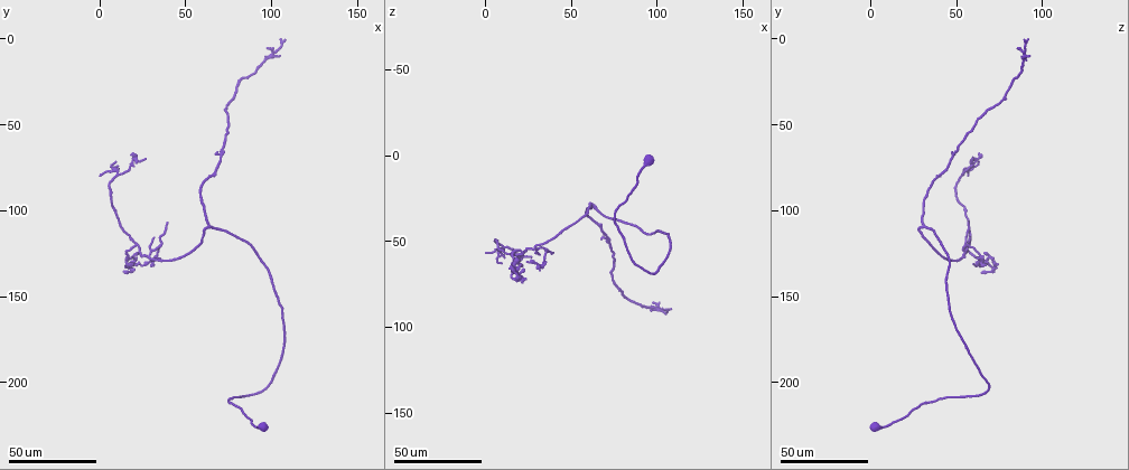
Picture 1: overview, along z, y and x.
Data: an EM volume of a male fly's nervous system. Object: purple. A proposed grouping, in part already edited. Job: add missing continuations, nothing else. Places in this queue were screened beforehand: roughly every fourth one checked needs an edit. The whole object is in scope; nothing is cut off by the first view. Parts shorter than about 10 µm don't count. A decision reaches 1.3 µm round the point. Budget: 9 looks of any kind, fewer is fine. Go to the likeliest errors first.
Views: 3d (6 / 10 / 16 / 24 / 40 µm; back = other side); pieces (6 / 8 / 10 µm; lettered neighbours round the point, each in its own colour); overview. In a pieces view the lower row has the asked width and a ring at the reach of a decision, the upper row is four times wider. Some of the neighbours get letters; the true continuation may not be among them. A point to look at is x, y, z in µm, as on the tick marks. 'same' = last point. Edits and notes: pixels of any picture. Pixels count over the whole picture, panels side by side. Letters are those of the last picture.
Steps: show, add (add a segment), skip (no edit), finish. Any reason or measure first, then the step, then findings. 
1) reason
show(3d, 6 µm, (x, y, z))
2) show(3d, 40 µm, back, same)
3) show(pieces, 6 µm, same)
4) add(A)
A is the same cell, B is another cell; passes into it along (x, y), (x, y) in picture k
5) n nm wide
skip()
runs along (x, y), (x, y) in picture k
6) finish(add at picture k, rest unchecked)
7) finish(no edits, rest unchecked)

an open end
show(3d, 24 µm, (107, 2, 88))

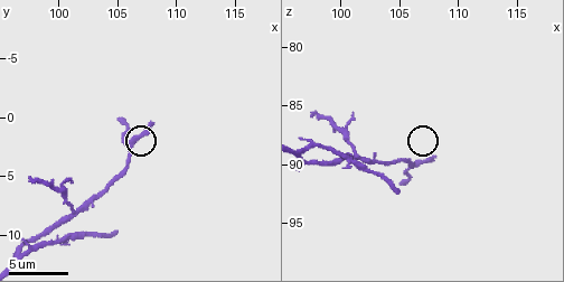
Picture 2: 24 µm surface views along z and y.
show(pieces, 10 µm, (107.8, 0.6, 89.2))

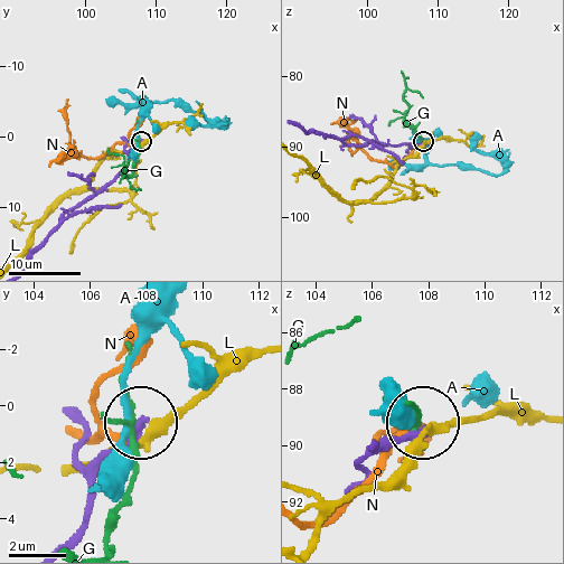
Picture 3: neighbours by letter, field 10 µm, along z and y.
skip()
A, G, L and N are other cells; runs along (67, 539), (80, 525), (92, 475), (138, 419) in picture 3; no lettered segment goes on from it

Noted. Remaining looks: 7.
end of a long branch
show(3d, 24 µm, (27, 69, 58))

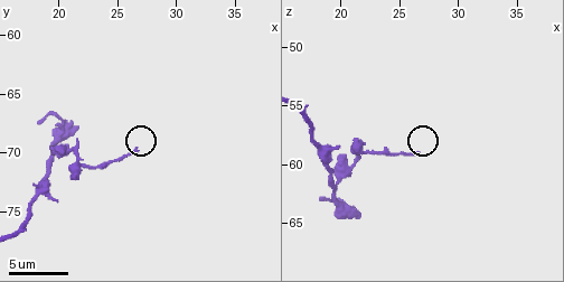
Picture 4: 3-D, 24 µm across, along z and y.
show(pieces, 6 µm, (26.6, 69.8, 59.2))

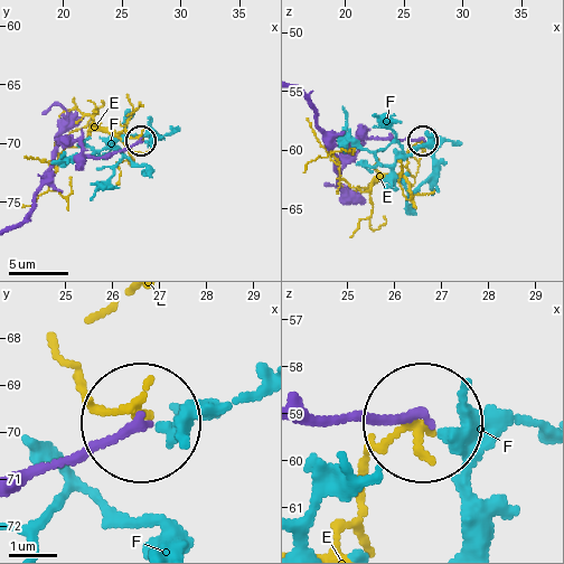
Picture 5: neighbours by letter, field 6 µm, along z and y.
skip()
E and F are other cells; runs along (21, 489), (138, 424) in picture 5; no lettered segment goes on from it

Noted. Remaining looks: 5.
an open end
show(pieces, 8 µm, (104.6, 10.0, 92.4))

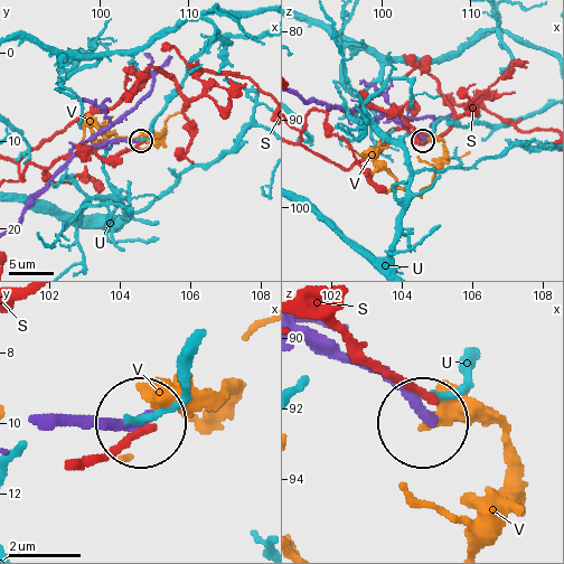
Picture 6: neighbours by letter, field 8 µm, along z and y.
270 nm wide
skip()
S, U and V are other cells; no lettered segment goes on from it

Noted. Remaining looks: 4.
free end
show(3d, 40 µm, (20, 135, 72))

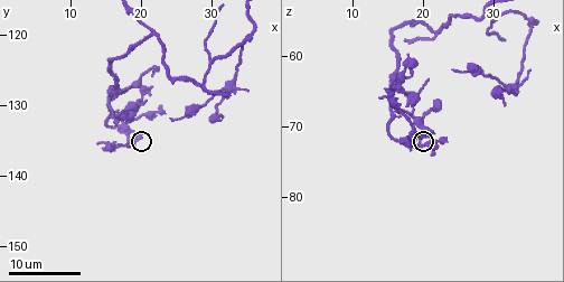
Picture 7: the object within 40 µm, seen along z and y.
show(pieces, 6 µm, (20.0, 134.5, 71.0))

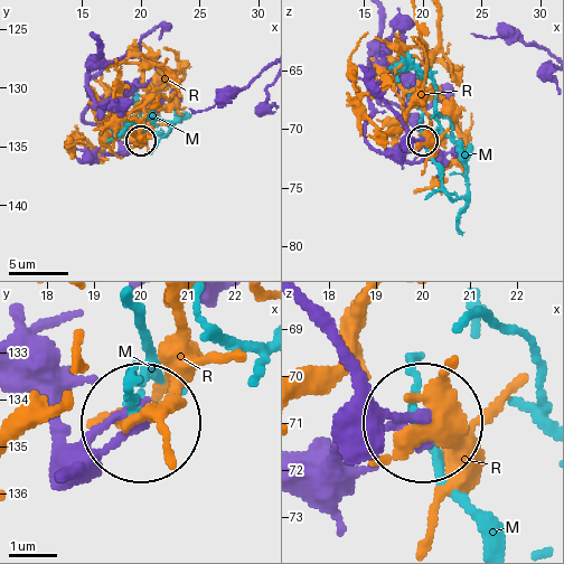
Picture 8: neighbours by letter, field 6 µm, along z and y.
180 nm wide
skip()
M and R are other cells; runs along (381, 19), (366, 138), (381, 150), (421, 141) in picture 8; no lettered segment goes on from it

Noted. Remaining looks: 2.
finish(no edits, rest unchecked)

